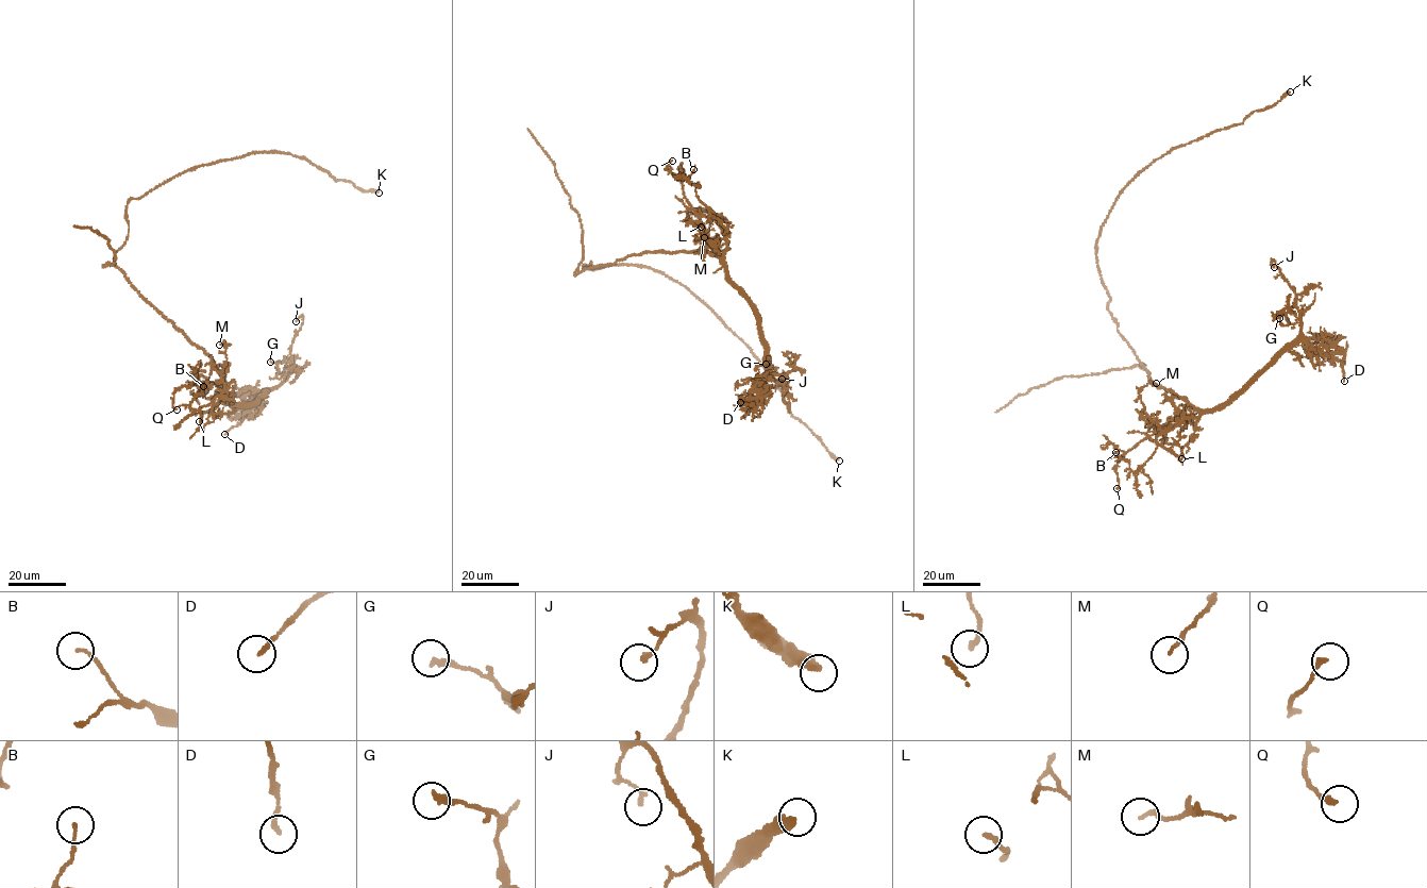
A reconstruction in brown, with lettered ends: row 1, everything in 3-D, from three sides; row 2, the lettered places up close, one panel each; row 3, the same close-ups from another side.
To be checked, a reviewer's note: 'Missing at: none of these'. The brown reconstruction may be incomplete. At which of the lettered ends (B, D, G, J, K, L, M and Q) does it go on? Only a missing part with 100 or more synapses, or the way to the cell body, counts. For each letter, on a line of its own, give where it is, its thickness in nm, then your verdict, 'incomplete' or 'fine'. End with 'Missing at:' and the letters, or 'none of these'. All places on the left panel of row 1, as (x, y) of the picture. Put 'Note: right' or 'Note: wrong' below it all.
B: place (203, 386); calibre 110 nm; fine
D: place (224, 434); calibre 180 nm; fine
G: place (270, 362); calibre 240 nm; fine
J: place (296, 321); calibre 150 nm; fine
K: place (379, 193); calibre 340 nm; fine
L: place (199, 421); calibre 200 nm; fine
M: place (219, 345); calibre 150 nm; fine
Q: place (177, 409); calibre 160 nm; fine
Missing at: none of these
Note: right

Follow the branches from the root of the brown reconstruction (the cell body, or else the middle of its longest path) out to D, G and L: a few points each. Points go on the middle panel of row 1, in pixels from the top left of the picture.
D: (589, 266), (583, 269), (654, 251), (701, 249), (720, 257), (754, 313), (765, 350), (754, 411), (740, 402)
G: (589, 266), (583, 269), (654, 251), (701, 249), (716, 254), (754, 313), (770, 368), (784, 377), (766, 364)
L: (589, 266), (583, 269), (657, 251), (701, 249), (723, 258), (709, 244), (701, 227)

